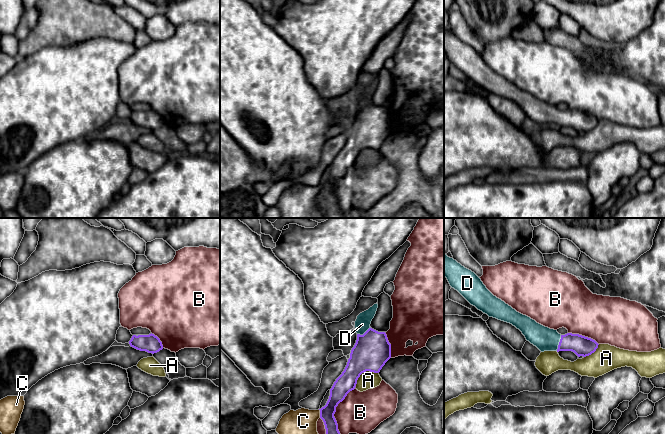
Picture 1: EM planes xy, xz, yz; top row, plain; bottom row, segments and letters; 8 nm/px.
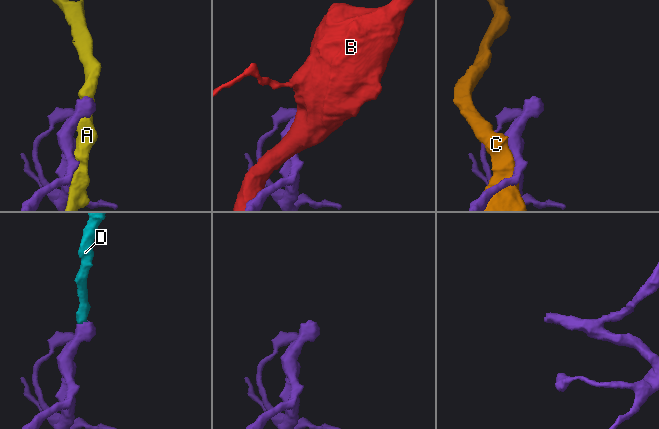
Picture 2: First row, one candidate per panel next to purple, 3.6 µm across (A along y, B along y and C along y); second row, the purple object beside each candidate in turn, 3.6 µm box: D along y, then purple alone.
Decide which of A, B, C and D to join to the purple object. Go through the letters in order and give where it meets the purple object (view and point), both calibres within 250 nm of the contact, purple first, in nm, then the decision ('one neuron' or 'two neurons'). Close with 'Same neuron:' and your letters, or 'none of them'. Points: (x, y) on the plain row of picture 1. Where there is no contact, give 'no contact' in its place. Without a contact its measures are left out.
A: xz (363, 148) | 300/140 nm | two neurons
B: xz (335, 187) | 160/340 nm | two neurons
C: xz (320, 189) | 140/300 nm | two neurons
D: yz (559, 119) | 160/190 nm | one neuron
Same neuron: D

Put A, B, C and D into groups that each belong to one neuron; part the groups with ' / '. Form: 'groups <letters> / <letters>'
groups A / B / C / D

